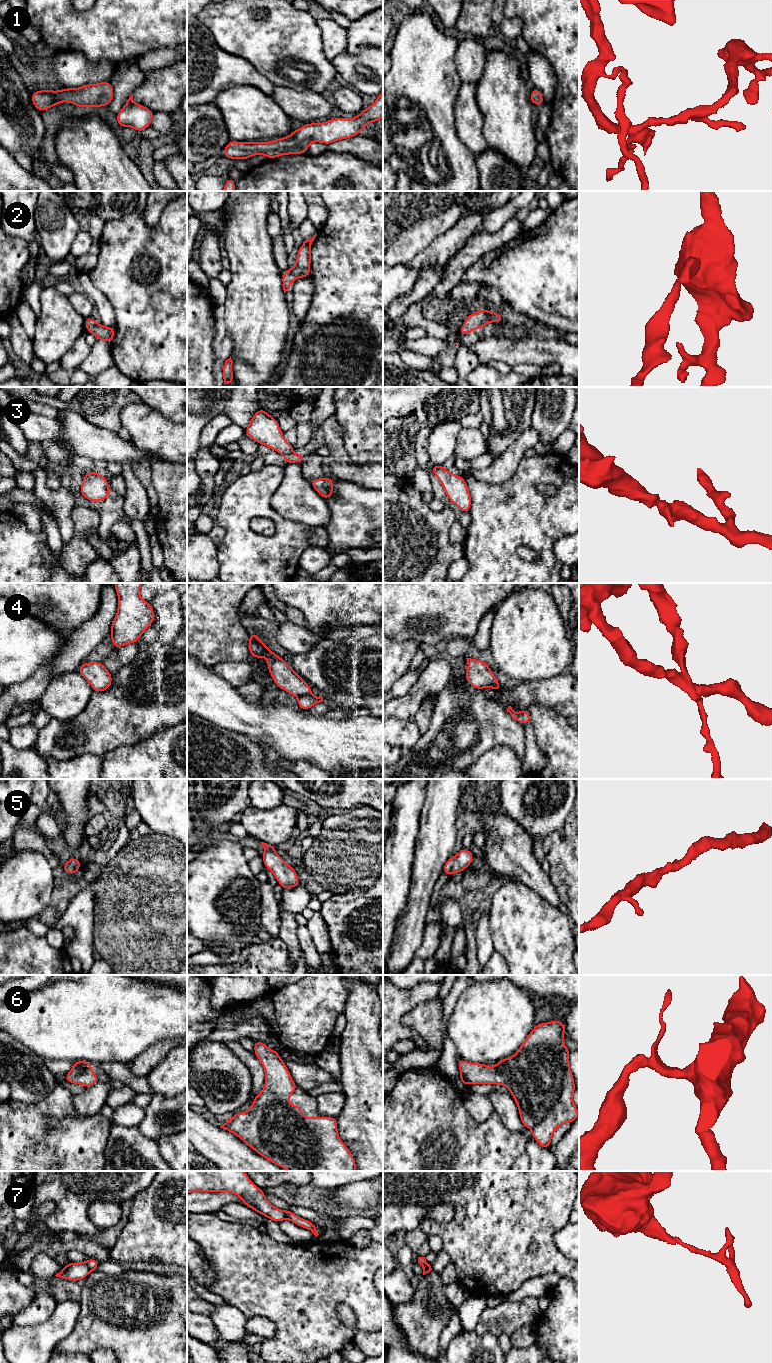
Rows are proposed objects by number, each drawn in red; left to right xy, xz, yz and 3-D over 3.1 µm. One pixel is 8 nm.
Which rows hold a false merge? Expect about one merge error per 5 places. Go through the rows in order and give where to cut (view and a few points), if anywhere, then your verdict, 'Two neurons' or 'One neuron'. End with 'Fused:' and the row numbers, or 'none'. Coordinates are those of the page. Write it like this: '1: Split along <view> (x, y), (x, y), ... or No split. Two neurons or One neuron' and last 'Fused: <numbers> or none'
1: No split. One neuron
2: No split. One neuron
3: No split. One neuron
4: No split. One neuron
5: No split. One neuron
6: No split. One neuron
7: Split along xy (85, 1262), (91, 1270). Two neurons
Fused: 7

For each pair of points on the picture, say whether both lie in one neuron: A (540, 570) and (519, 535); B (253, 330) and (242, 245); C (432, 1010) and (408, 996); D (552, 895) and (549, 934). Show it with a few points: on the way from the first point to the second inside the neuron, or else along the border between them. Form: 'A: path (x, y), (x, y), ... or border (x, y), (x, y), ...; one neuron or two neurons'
A: path (544, 558), (544, 548), (531, 535); one neuron
B: path (253, 309), (252, 266); one neuron
C: border (438, 996), (419, 1003), (402, 1018); two neurons
D: border (533, 889), (558, 909); two neurons

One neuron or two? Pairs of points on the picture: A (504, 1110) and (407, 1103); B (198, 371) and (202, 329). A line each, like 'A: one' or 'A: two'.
A: two
B: one

